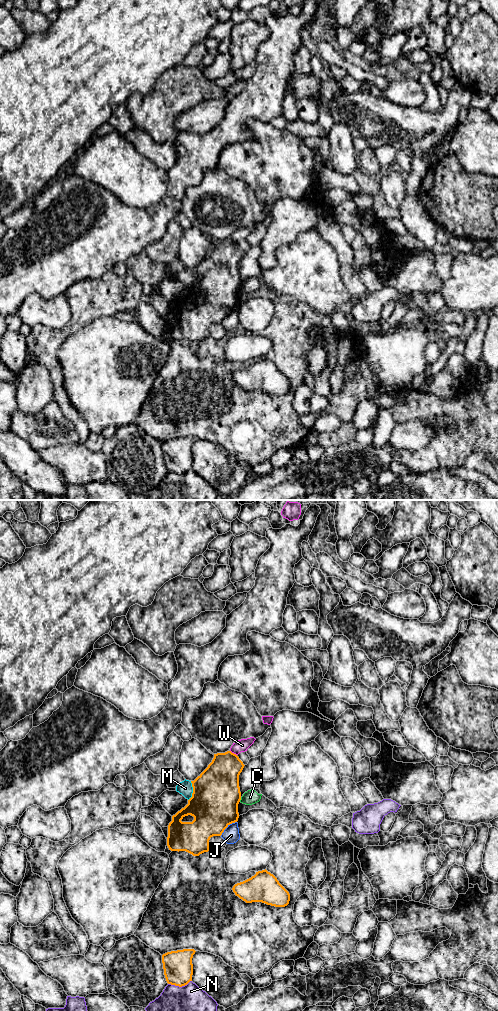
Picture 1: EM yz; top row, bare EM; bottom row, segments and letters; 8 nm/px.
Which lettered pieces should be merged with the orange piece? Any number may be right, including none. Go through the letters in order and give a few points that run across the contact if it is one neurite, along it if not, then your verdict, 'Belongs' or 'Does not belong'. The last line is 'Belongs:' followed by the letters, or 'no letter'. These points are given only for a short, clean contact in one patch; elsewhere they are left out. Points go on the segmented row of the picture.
C: Does not belong
J: Does not belong
M: Does not belong
N: Does not belong
W: Line: yz (230, 750), (236, 755). Does not belong
Belongs: no letter

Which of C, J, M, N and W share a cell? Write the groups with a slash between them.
C / J / M / N / W

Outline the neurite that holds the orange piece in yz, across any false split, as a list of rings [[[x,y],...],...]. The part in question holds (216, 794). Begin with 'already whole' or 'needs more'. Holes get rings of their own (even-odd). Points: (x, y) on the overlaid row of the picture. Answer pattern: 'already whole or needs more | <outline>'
already whole | [[[231,751],[214,754],[208,767],[191,781],[193,793],[188,804],[172,816],[168,825],[169,850],[199,856],[210,851],[211,837],[221,836],[230,824],[238,821],[239,775],[244,766]],[[188,815],[194,820],[182,822]]]

